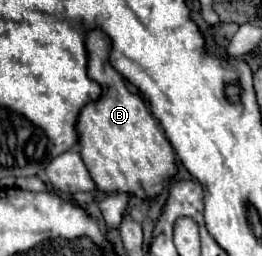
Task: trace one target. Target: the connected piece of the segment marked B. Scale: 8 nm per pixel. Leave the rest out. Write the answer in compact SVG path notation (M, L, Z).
M90 29L84 43L88 51L88 77L96 81L104 93L100 99L86 103L76 119L82 161L98 189L152 199L162 191L164 179L176 175L174 149L144 99L130 93L122 75L110 65L110 37L102 29Z

